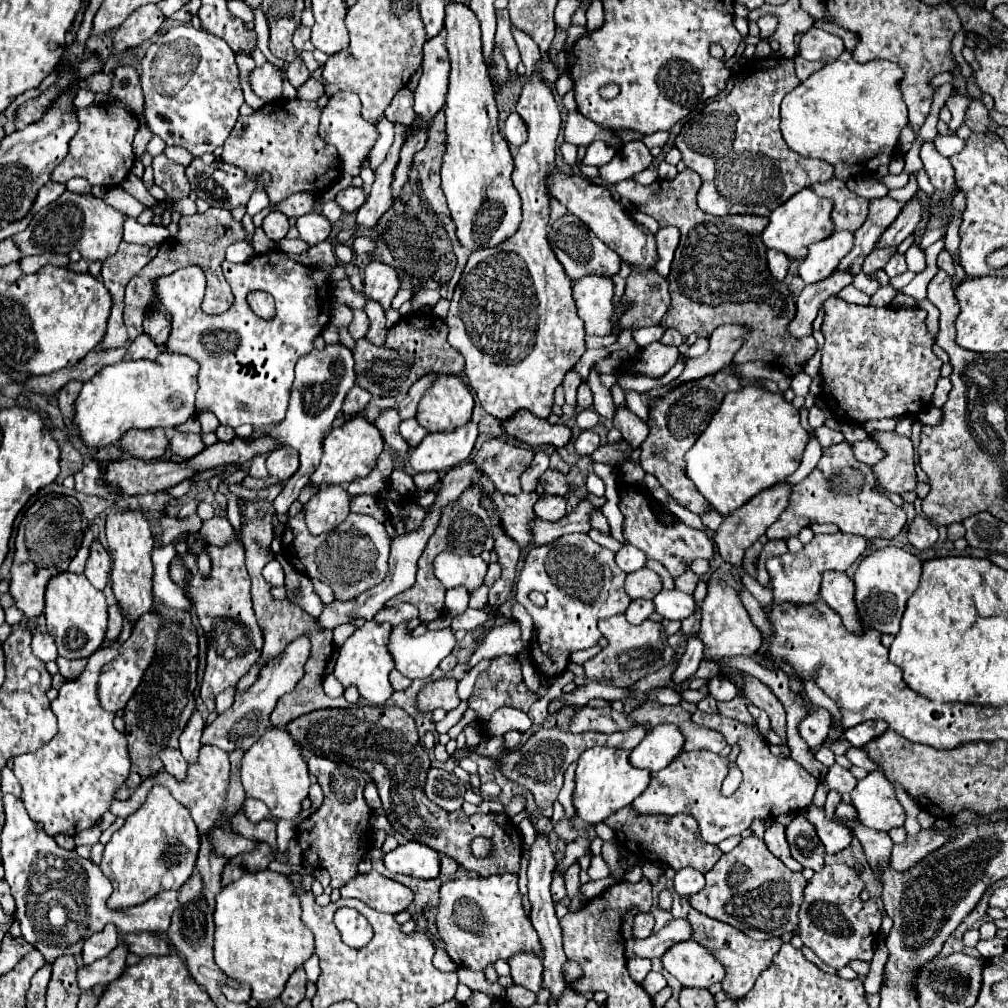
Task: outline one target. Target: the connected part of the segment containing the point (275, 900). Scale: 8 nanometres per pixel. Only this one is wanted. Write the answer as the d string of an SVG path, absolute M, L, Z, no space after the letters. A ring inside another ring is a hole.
M270 869L244 873L238 881L222 887L216 897L214 961L226 969L230 979L248 983L252 997L260 1003L280 997L294 969L314 953L314 935L302 923L300 913L300 899L286 875Z

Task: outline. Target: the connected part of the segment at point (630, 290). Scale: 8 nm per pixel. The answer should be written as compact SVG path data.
M654 269L642 273L632 271L626 279L626 293L622 303L626 303L628 309L620 317L620 327L634 323L646 327L650 323L658 323L670 305L668 281Z

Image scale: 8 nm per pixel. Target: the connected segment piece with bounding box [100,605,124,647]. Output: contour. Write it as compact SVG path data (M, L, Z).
M112 605L108 607L108 631L106 631L106 641L102 641L100 647L106 647L106 645L112 645L114 641L118 641L118 635L122 631L122 615L120 615L120 609L118 605Z

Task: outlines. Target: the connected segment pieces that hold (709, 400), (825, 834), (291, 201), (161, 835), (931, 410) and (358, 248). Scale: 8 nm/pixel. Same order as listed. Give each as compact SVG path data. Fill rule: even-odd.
M722 369L716 375L708 375L700 381L690 381L684 383L676 389L672 389L664 399L656 399L652 403L654 409L650 409L650 435L642 443L642 453L640 453L640 465L646 473L652 473L660 485L666 489L666 493L682 507L688 511L702 515L712 509L712 505L694 489L694 483L690 477L686 477L686 461L684 455L686 451L696 443L700 433L708 427L712 415L718 411L724 395L728 391L738 391L740 389L740 379Z
M808 805L802 815L816 827L816 833L818 833L820 841L824 843L826 853L838 853L850 845L852 831L848 827L842 827L840 823L834 823L832 819L828 819L824 815L822 807Z
M296 193L284 201L280 201L274 209L284 213L286 217L300 217L300 215L306 215L312 211L312 205L314 205L314 197L312 193Z
M154 785L146 801L136 809L136 813L126 817L126 823L104 847L100 869L114 887L108 907L126 909L148 901L162 889L180 889L194 871L198 847L200 833L190 811L178 803L166 787Z
M928 407L926 411L922 411L922 413L918 415L918 419L920 419L924 425L936 427L936 425L940 425L940 421L942 421L942 409L936 409L936 407Z
M356 237L354 239L354 251L356 253L372 253L376 249L376 243L370 237Z

